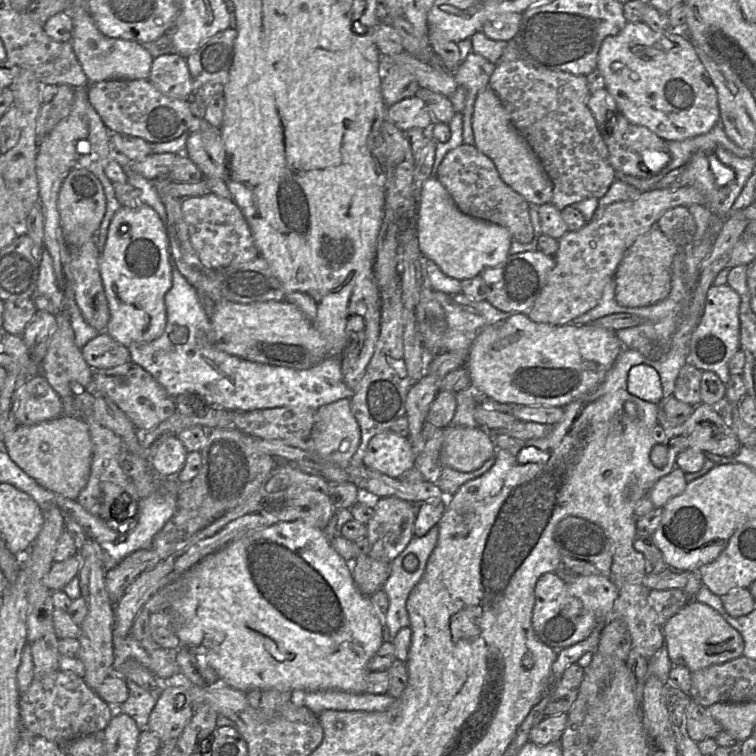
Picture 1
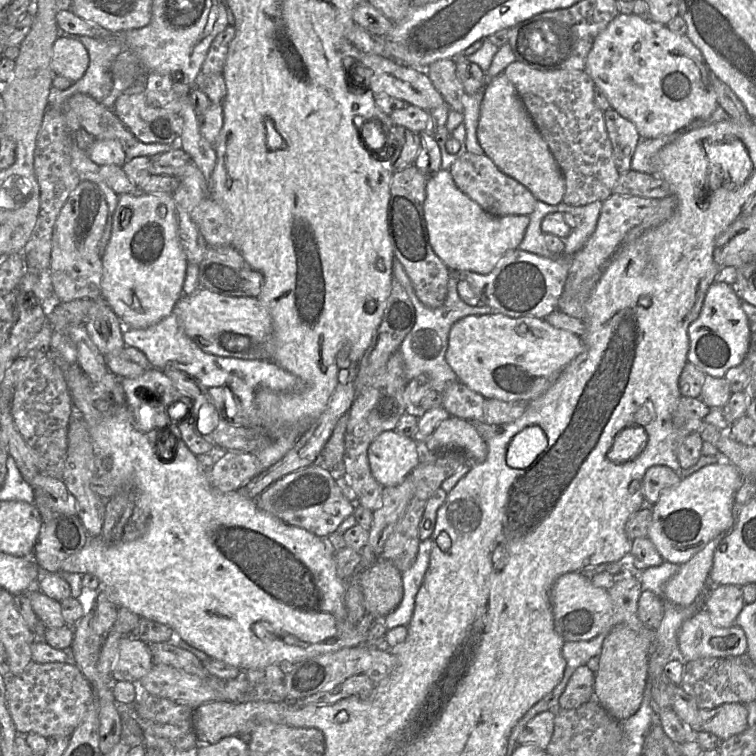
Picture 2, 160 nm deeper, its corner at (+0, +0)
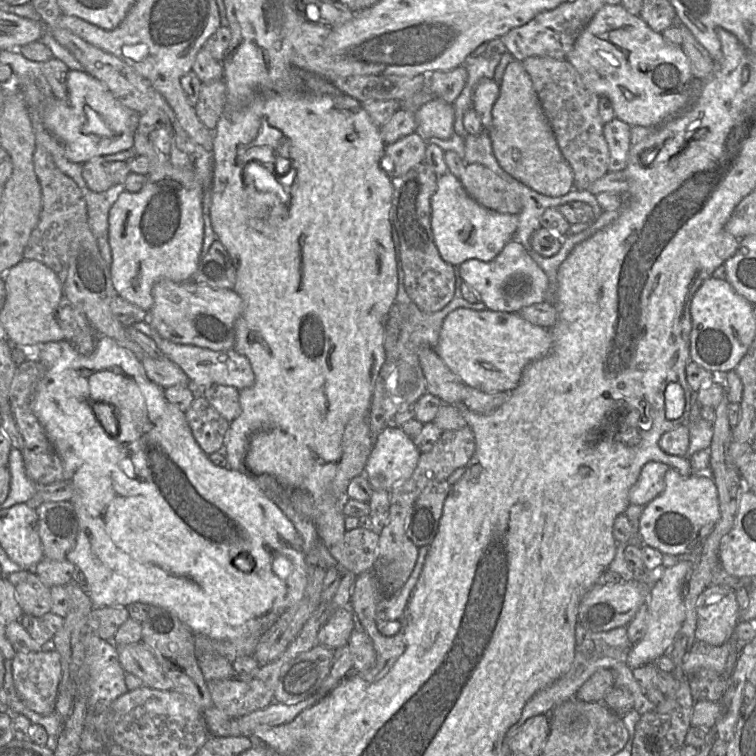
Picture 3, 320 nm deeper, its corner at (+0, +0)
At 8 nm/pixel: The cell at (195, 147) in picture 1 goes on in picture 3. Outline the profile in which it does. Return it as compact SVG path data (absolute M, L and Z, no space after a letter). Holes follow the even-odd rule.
M222 79L202 83L200 95L195 104L196 113L204 125L215 130L223 112L226 99L226 84Z

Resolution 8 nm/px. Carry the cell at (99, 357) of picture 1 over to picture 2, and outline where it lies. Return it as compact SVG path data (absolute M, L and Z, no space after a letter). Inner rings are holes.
M124 346L116 352L104 355L107 368L119 379L135 378L153 369L143 352Z

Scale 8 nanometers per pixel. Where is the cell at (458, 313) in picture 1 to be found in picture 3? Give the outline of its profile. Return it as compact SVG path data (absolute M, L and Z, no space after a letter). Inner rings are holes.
M393 242L395 250L395 258L397 264L398 274L398 289L396 295L396 302L407 306L408 319L404 321L403 328L399 335L396 345L391 351L391 355L387 354L385 362L380 369L377 377L374 393L372 396L371 407L369 412L369 426L372 438L372 447L378 435L389 425L392 425L395 414L407 407L414 405L417 400L427 393L427 381L423 374L418 358L418 349L421 346L429 346L435 348L437 346L440 330L444 319L457 308L467 308L477 311L489 310L482 302L470 303L466 301L461 293L461 284L463 279L460 275L460 266L454 266L455 274L455 293L450 303L442 310L435 313L426 313L421 311L409 298L404 287L404 273L402 271L401 257L398 252L400 248L396 247Z

